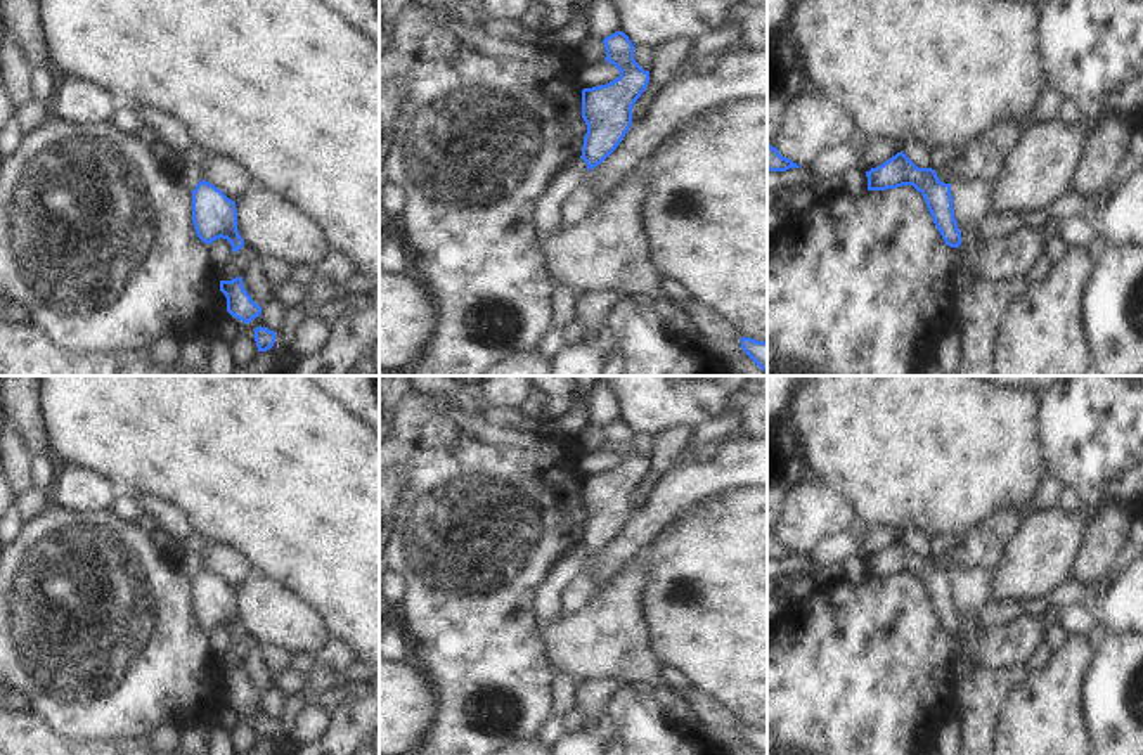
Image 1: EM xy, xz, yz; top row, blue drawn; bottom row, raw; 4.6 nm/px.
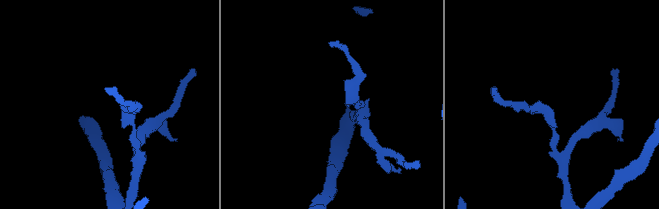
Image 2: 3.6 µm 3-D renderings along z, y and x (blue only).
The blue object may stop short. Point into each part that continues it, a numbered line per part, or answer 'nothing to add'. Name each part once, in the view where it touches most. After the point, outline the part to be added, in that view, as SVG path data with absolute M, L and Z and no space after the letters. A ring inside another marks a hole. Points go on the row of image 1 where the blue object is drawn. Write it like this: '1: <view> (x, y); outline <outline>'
nothing to add

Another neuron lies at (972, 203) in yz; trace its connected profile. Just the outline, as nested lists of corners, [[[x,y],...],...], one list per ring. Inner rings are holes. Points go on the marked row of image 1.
[[[973,182],[951,185],[954,218],[959,232],[970,232],[982,225],[992,210],[994,182]]]

